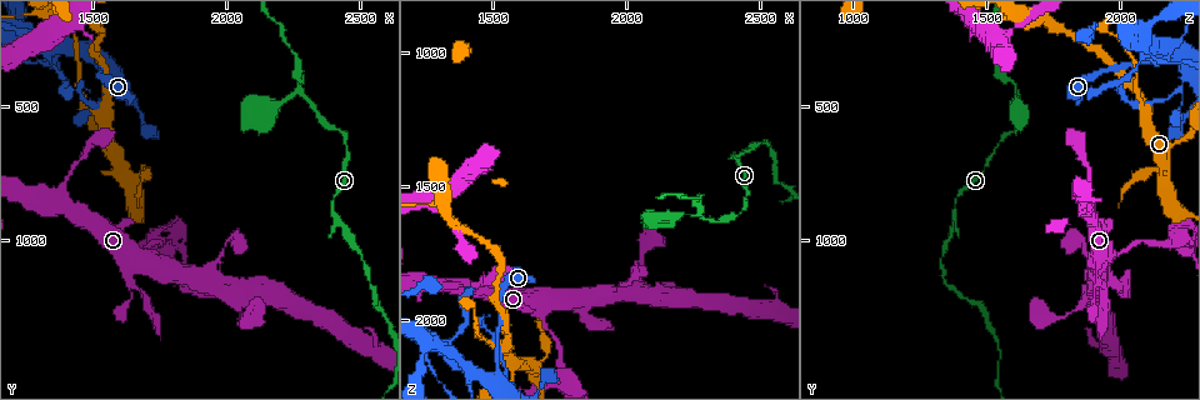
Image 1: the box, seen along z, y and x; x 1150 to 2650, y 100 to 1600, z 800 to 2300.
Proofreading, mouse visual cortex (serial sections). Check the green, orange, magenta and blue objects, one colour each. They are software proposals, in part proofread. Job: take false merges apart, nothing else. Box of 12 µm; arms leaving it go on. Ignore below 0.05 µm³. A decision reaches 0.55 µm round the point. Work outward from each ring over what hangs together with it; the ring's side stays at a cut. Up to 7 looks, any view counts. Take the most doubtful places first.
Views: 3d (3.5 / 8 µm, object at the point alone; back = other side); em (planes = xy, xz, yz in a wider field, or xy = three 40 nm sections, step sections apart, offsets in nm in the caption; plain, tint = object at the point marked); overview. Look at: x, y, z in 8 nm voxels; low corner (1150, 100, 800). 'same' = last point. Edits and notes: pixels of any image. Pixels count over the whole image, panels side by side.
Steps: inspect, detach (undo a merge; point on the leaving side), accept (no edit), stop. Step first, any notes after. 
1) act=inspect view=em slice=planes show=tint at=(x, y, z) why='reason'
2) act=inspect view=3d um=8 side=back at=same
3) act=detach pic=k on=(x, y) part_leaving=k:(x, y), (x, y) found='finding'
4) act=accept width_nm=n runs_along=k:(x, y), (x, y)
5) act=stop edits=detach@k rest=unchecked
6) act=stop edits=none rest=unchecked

act=inspect view=3d um=3.5 at=(2300, 450, 1610) why='three arms meet'

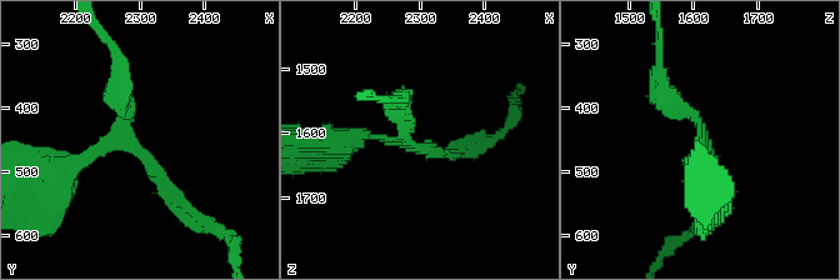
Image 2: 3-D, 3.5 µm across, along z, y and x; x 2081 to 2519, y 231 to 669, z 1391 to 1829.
act=inspect view=em slice=xy step=5 show=tint at=(2285, 450, 1620)

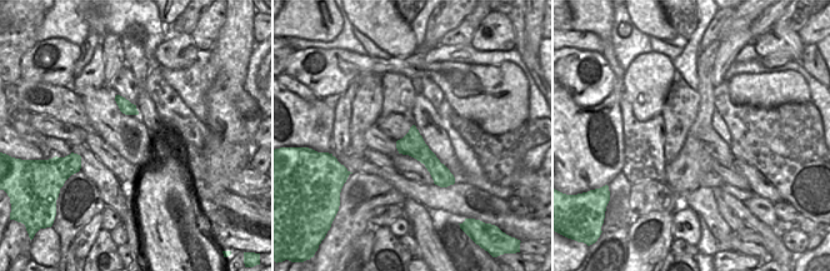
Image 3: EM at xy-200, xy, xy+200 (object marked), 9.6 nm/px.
act=inspect view=em slice=xy step=2 show=tint at=same why='another direction'

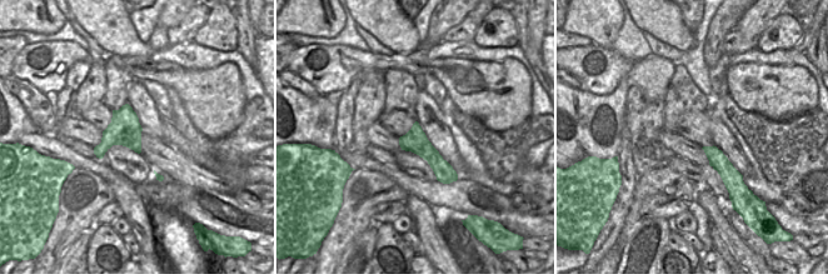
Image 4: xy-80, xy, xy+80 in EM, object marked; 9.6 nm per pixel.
act=accept runs_along=2:(181, 209), (131, 140), (63, 175) found='one cell here'

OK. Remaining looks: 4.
act=inspect view=3d um=3.5 at=(1640, 1160, 1930) why='a fork'

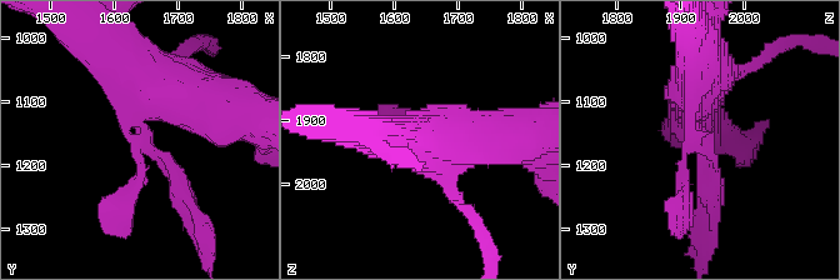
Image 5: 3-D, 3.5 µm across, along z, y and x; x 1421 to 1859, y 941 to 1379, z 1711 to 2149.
act=inspect view=em slice=xy step=5 show=tint at=(1630, 1160, 1925) why='need the tissue'

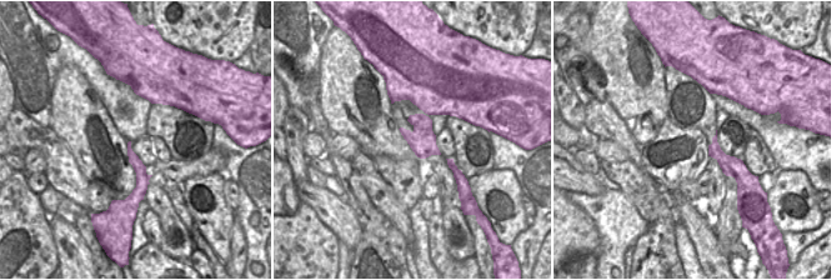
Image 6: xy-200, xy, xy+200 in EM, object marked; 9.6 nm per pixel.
act=accept runs_along=5:(135, 70), (150, 81), (128, 131), (185, 200) found='continuous, no second cell'

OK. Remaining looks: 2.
act=inspect view=3d um=3.5 at=(1450, 460, 2060) why='calibre changes'

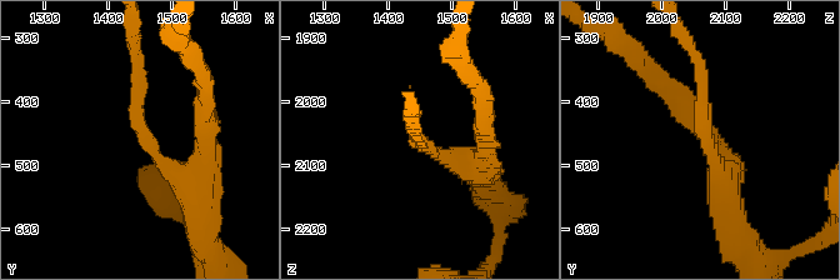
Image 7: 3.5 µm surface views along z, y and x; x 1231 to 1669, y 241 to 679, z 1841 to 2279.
act=inspect view=em slice=xy step=3 show=tint at=(1455, 450, 2065) arm_widths_nm=100,350

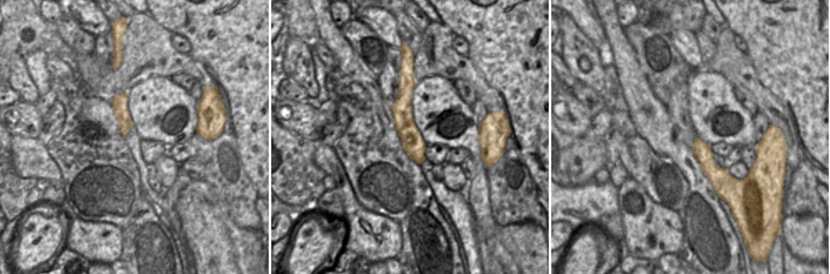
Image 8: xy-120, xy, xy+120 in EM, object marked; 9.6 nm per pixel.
act=accept runs_along=7:(199, 191), (138, 126), (134, 53) found='all the same cell'

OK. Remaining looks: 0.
act=stop edits=none rest=unchecked

